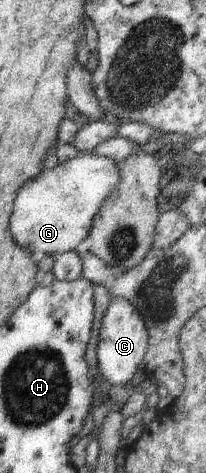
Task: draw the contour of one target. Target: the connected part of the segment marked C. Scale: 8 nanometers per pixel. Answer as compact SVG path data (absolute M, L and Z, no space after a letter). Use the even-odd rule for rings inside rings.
M122 297L113 298L102 319L98 338L98 367L111 384L127 384L143 368L149 344L148 325L137 306Z

